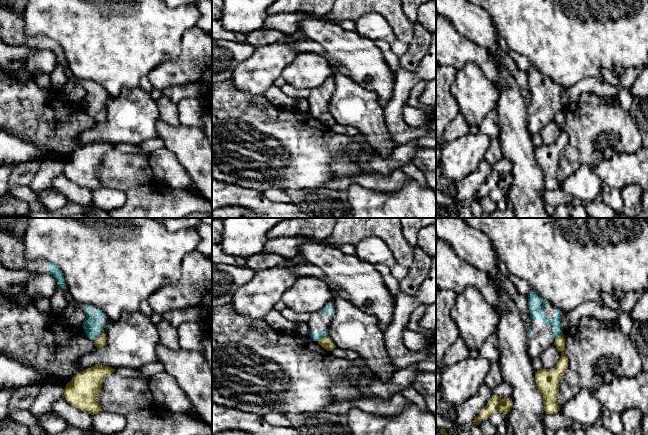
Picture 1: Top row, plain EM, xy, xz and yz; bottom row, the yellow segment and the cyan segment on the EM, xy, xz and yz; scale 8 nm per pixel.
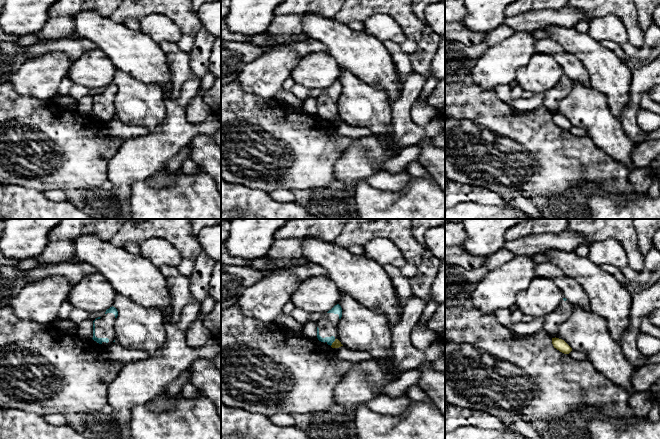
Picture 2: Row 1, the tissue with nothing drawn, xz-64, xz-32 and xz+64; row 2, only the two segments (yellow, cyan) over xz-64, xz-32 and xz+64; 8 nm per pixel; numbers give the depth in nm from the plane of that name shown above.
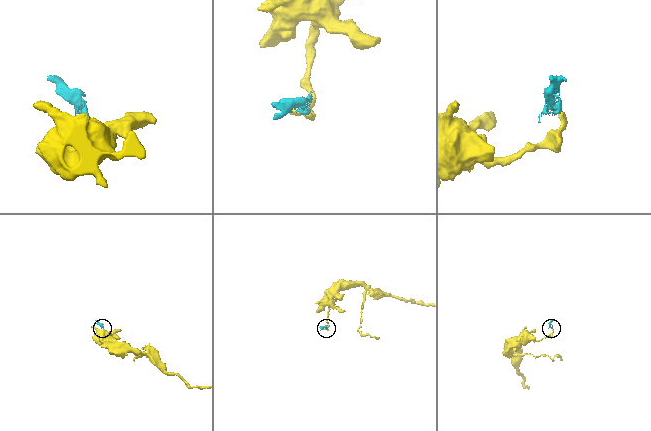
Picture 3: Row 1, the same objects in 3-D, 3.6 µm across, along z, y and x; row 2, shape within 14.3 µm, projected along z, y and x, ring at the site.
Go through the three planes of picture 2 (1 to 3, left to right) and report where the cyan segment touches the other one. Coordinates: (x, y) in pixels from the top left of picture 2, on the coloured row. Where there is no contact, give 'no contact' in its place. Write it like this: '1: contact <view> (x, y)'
1: no contact
2: contact xz-32 (333, 342)
3: no contact

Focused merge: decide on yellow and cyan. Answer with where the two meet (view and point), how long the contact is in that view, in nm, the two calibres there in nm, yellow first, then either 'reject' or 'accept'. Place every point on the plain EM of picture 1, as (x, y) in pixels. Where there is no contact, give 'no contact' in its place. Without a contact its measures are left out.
meets yellow in xz at (322, 114); contact 100 nm long; 90 nm thick on the yellow side, 70 nm on the other; reject

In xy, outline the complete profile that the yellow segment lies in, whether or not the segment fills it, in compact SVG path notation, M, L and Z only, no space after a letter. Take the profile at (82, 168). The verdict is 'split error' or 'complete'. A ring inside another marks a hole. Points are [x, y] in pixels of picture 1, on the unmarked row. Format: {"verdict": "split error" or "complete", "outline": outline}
{"verdict": "complete", "outline": "M100 140L81 147L66 160L63 173L72 182L91 191L102 187L98 177L102 159L114 147L114 144Z"}

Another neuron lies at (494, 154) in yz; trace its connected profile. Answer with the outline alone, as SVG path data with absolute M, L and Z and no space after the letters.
M492 138L489 150L486 152L484 159L491 165L503 158L499 138Z

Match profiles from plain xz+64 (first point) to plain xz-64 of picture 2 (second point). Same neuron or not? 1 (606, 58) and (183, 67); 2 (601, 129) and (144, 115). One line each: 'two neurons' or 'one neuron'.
1: two neurons
2: one neuron

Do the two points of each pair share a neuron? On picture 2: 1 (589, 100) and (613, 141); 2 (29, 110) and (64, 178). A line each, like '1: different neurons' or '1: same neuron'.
1: same neuron
2: same neuron

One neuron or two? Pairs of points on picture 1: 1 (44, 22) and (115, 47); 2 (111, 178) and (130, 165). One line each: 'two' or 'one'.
1: one
2: one

